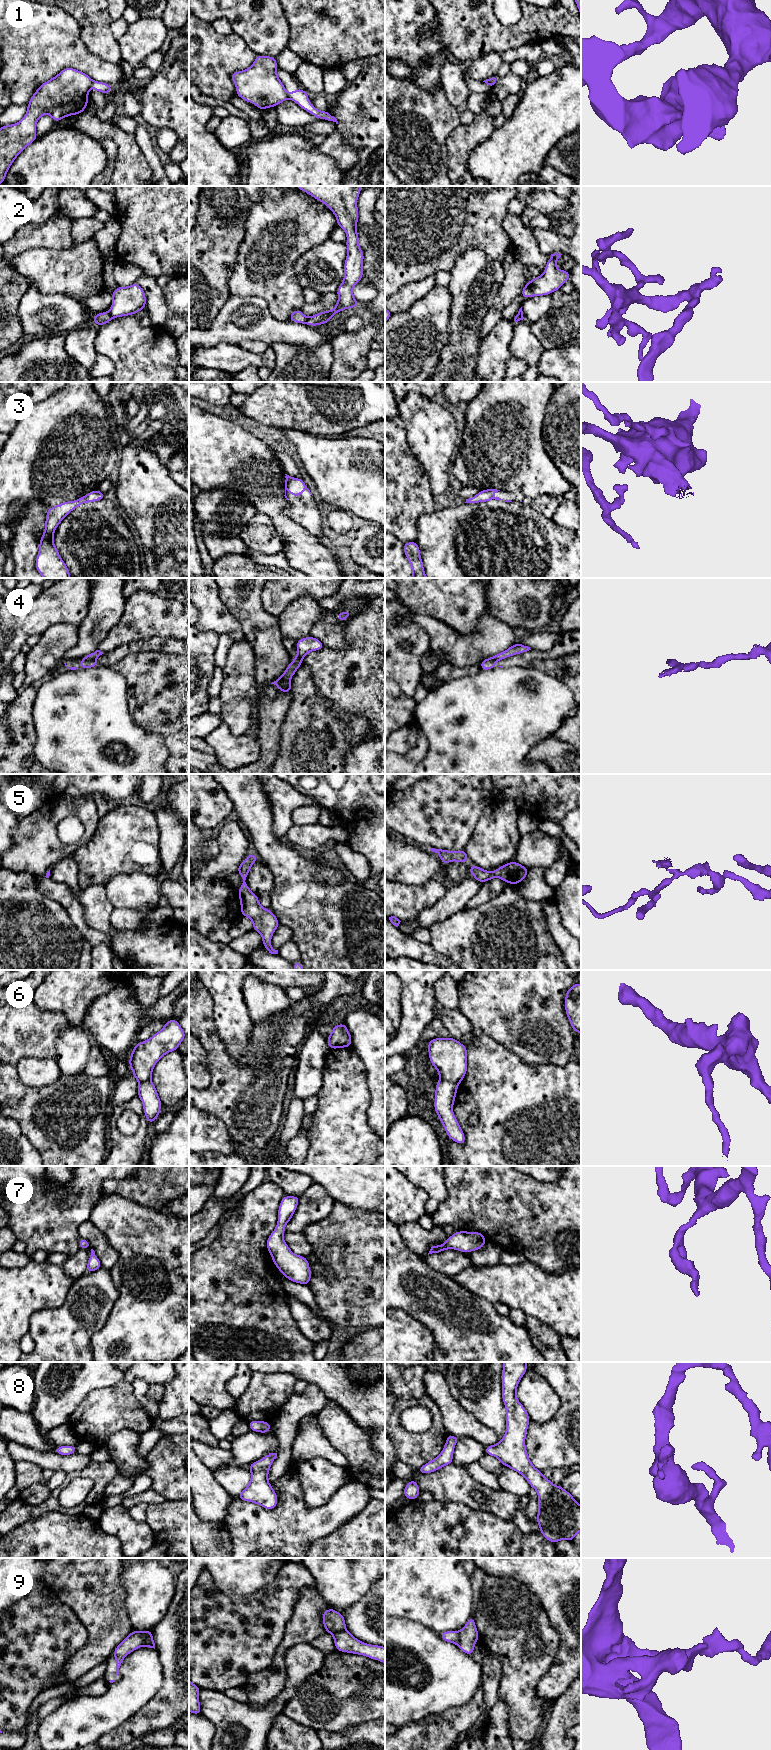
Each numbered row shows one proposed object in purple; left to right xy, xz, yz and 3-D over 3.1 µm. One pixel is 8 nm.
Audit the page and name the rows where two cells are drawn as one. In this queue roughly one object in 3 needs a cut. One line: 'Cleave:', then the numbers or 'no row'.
Cleave: 1, 2, 4, 6, 9

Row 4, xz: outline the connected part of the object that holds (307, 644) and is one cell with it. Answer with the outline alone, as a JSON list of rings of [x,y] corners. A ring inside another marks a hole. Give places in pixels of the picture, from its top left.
[[[311,636],[296,641],[296,647],[297,656],[293,659],[292,662],[289,663],[289,665],[287,666],[283,673],[285,679],[290,683],[290,686],[286,688],[284,692],[282,691],[282,693],[292,692],[291,691],[292,680],[289,678],[289,676],[290,675],[295,676],[297,669],[302,665],[302,661],[305,655],[311,651],[318,651],[325,648],[324,644],[319,639]]]

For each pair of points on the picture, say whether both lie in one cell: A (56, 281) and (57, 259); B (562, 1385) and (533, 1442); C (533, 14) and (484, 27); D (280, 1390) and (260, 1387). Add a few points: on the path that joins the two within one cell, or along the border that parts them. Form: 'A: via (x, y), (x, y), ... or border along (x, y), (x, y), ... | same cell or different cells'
A: via (56, 276), (57, 264) | same cell
B: via (566, 1400), (566, 1414), (548, 1432) | same cell
C: via (521, 26), (516, 31), (496, 31) | same cell
D: via (275, 1390), (265, 1390) | same cell

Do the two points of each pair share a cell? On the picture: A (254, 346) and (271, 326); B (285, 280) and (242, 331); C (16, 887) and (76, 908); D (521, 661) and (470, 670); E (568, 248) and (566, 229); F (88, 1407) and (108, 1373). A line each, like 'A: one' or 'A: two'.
A: two
B: two
C: two
D: one
E: two
F: two

